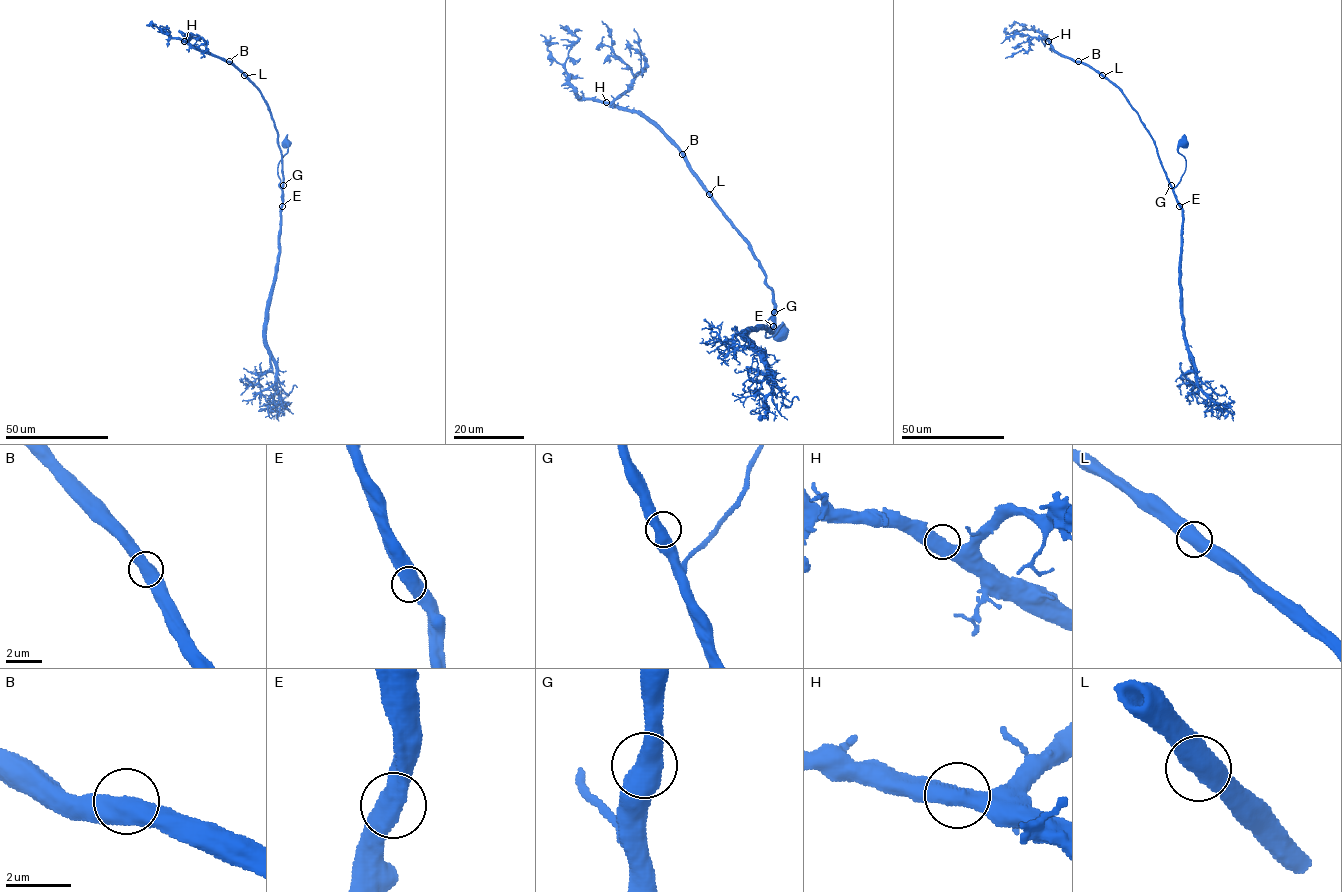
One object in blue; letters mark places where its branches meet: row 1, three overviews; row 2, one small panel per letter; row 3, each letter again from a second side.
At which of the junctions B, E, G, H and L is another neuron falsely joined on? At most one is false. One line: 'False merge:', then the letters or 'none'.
False merge: none

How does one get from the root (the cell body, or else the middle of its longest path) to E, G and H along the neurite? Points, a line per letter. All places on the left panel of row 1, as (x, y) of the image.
E: (285, 143), (287, 152), (277, 168), (282, 206)
G: (285, 143), (287, 152), (277, 168), (281, 188), (283, 185)
H: (285, 143), (287, 152), (277, 168), (281, 188), (278, 134), (261, 93), (231, 62), (194, 49), (184, 41)

